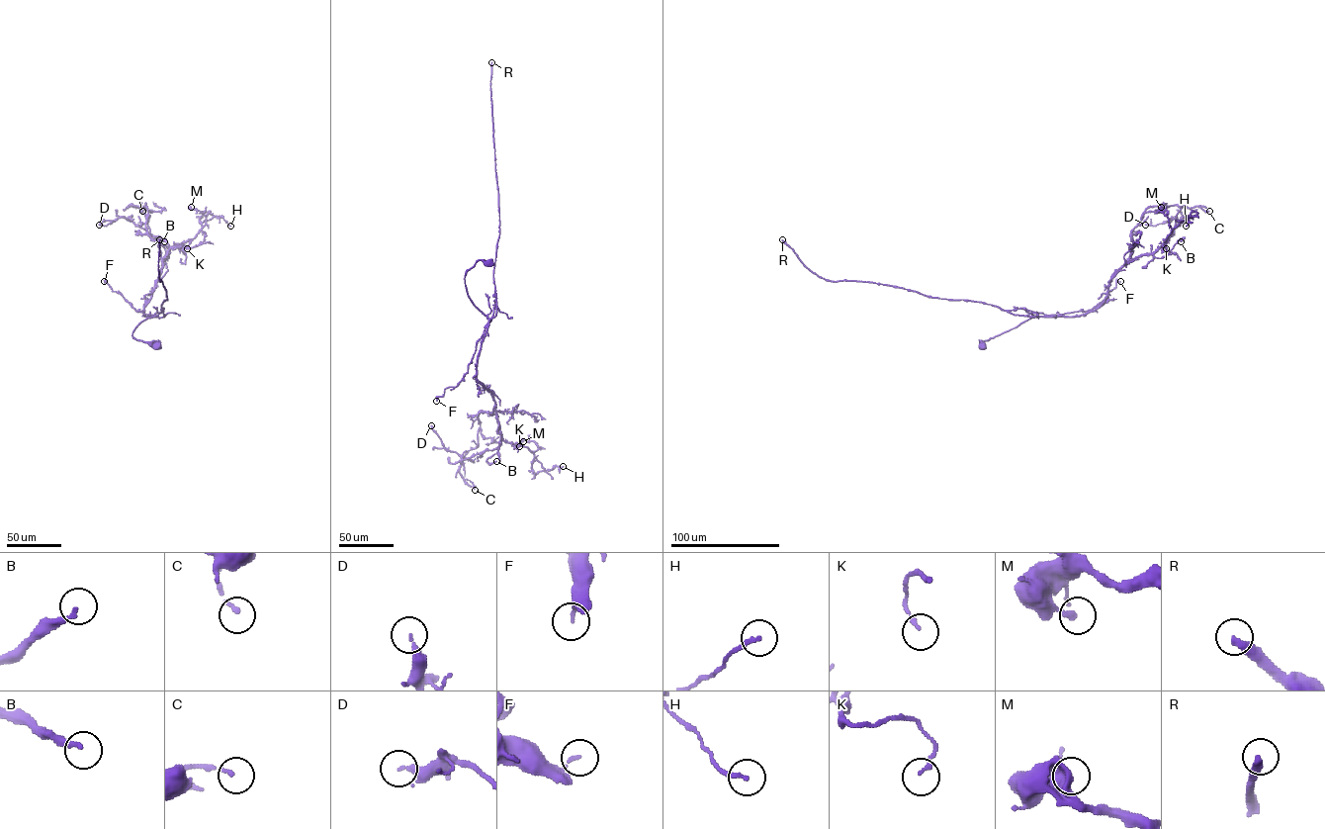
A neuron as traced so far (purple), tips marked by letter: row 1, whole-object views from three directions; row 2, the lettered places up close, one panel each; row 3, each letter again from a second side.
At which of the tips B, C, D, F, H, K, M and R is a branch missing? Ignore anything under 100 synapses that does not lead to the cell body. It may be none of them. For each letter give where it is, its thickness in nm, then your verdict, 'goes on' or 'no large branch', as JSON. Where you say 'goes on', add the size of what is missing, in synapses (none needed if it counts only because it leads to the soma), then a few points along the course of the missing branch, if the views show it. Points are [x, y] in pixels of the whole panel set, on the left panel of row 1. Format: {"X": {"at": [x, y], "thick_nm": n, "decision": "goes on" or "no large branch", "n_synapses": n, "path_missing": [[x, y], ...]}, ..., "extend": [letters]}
{"B": {"at": [164, 241], "thick_nm": 220, "decision": "no large branch"}, "C": {"at": [142, 211], "thick_nm": 130, "decision": "no large branch"}, "D": {"at": [99, 225], "thick_nm": 280, "decision": "no large branch"}, "F": {"at": [104, 281], "thick_nm": 120, "decision": "no large branch"}, "H": {"at": [230, 226], "thick_nm": 160, "decision": "no large branch"}, "K": {"at": [187, 248], "thick_nm": 140, "decision": "no large branch"}, "M": {"at": [191, 207], "thick_nm": 200, "decision": "no large branch"}, "R": {"at": [159, 239], "thick_nm": 320, "decision": "goes on", "n_synapses": 120, "path_missing": [[159, 239], [157, 218], [147, 202], [95, 173], [74, 171], [78, 180], [83, 179], [60, 175], [48, 166]]}, "extend": ["R"]}

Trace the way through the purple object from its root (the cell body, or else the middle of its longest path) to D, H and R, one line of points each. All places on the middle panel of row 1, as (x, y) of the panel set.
D: (487, 264), (478, 260), (465, 283), (488, 320), (477, 379), (492, 394), (501, 443), (463, 459), (431, 425)
H: (487, 264), (465, 277), (488, 320), (477, 379), (501, 437), (534, 454), (534, 477), (563, 466)
R: (487, 264), (478, 260), (465, 283), (473, 304), (489, 320), (496, 313), (493, 271), (499, 226), (491, 62)

